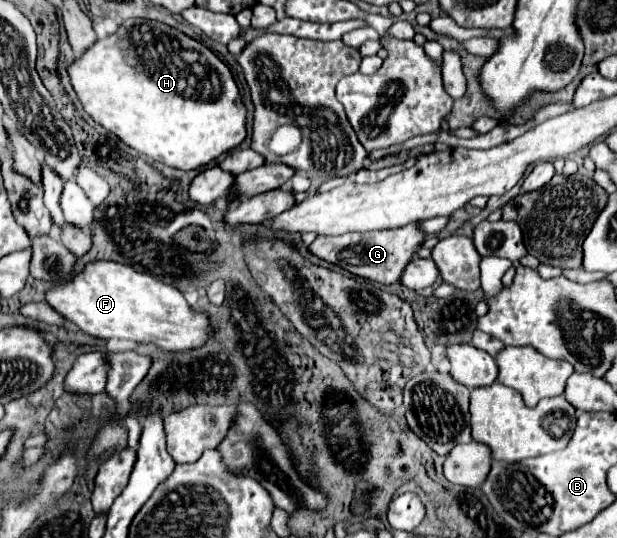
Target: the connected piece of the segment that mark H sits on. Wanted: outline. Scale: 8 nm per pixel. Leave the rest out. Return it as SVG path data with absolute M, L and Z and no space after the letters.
M126 20L116 34L98 40L68 68L84 110L130 148L178 170L206 166L246 138L246 106L228 66L204 44L154 20Z

